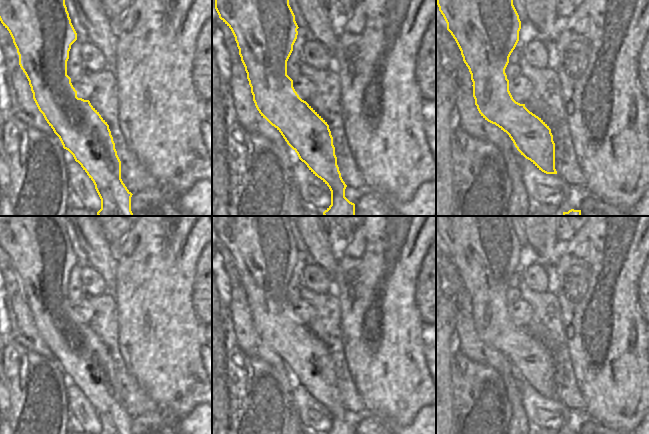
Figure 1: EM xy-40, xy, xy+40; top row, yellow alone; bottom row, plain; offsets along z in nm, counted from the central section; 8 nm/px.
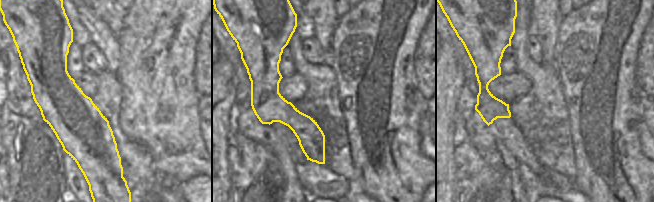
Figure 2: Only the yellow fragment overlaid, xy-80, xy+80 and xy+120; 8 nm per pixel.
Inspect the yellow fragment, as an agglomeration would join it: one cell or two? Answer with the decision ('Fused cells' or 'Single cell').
Fused cells

